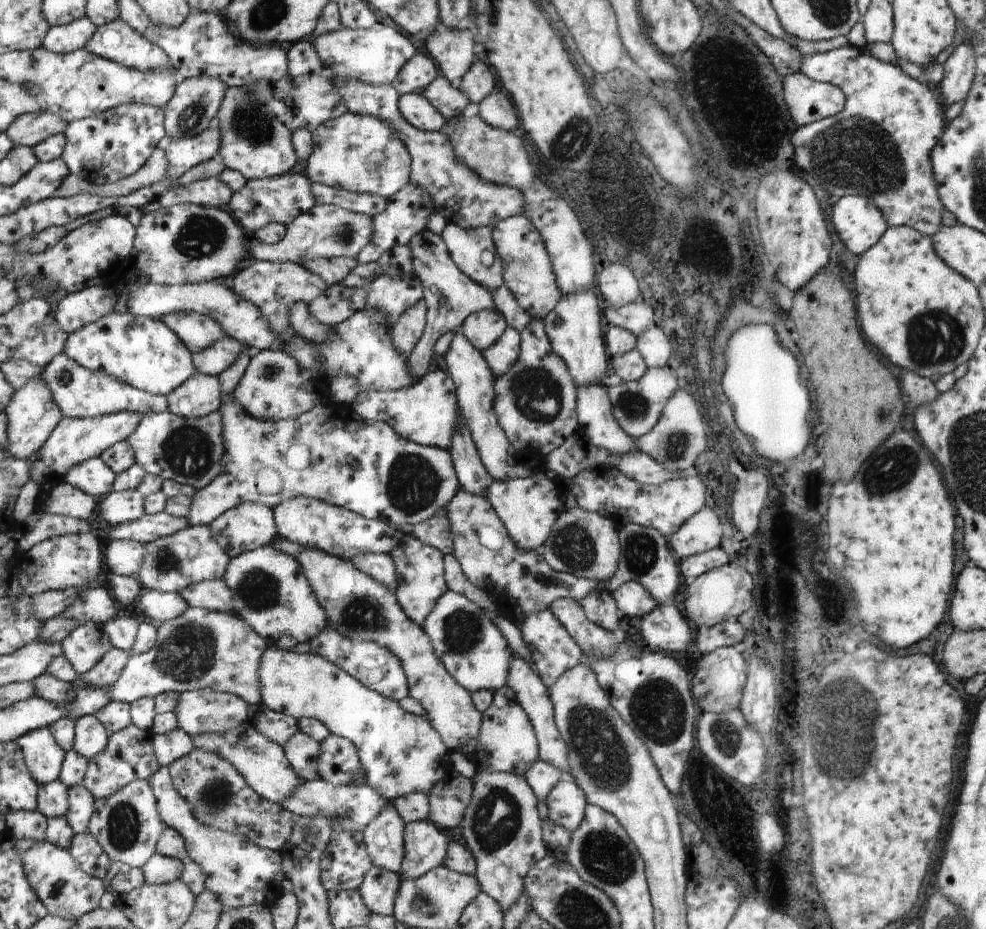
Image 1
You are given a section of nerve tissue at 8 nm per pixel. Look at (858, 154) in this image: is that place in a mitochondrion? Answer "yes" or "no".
yes

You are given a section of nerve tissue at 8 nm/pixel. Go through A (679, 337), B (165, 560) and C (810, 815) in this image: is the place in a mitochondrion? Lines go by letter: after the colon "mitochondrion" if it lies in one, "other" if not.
A: other
B: mitochondrion
C: other

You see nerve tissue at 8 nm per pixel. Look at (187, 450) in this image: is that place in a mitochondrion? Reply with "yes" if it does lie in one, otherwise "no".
yes

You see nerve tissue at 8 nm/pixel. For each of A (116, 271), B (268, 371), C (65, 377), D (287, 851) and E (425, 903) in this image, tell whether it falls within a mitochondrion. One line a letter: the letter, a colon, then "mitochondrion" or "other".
A: other
B: mitochondrion
C: other
D: other
E: mitochondrion

